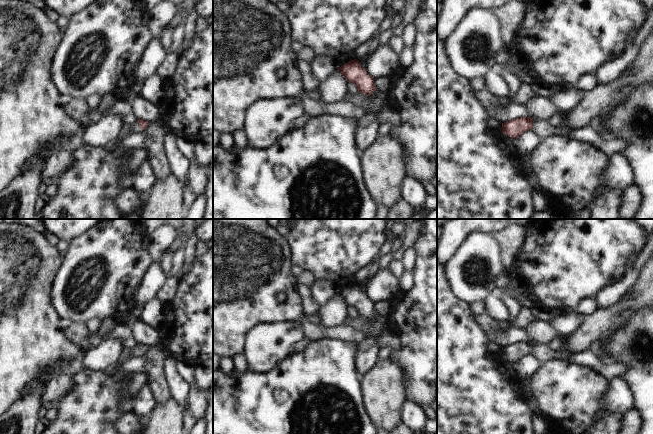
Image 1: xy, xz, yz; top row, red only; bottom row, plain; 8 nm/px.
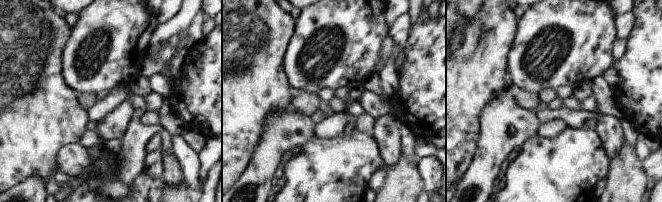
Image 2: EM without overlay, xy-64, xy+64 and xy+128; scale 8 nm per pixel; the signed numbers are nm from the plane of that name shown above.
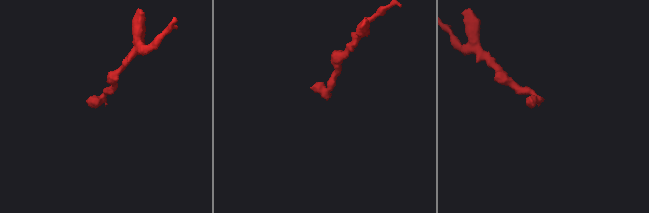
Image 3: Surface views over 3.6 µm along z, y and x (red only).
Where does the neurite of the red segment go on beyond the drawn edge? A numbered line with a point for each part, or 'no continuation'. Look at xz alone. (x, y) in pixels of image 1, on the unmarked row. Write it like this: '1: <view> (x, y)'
1: xz (357, 324)

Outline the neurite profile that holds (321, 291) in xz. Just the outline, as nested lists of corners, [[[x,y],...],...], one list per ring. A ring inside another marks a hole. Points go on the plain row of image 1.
[[[315,280],[310,285],[310,293],[312,300],[318,306],[325,304],[328,300],[338,294],[333,285],[326,280]]]

